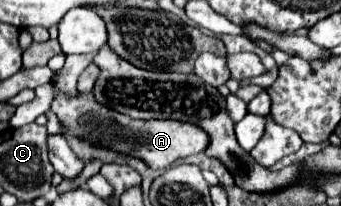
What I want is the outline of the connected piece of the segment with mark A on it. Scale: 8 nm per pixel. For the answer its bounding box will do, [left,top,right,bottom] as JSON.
[51,93,209,169]

